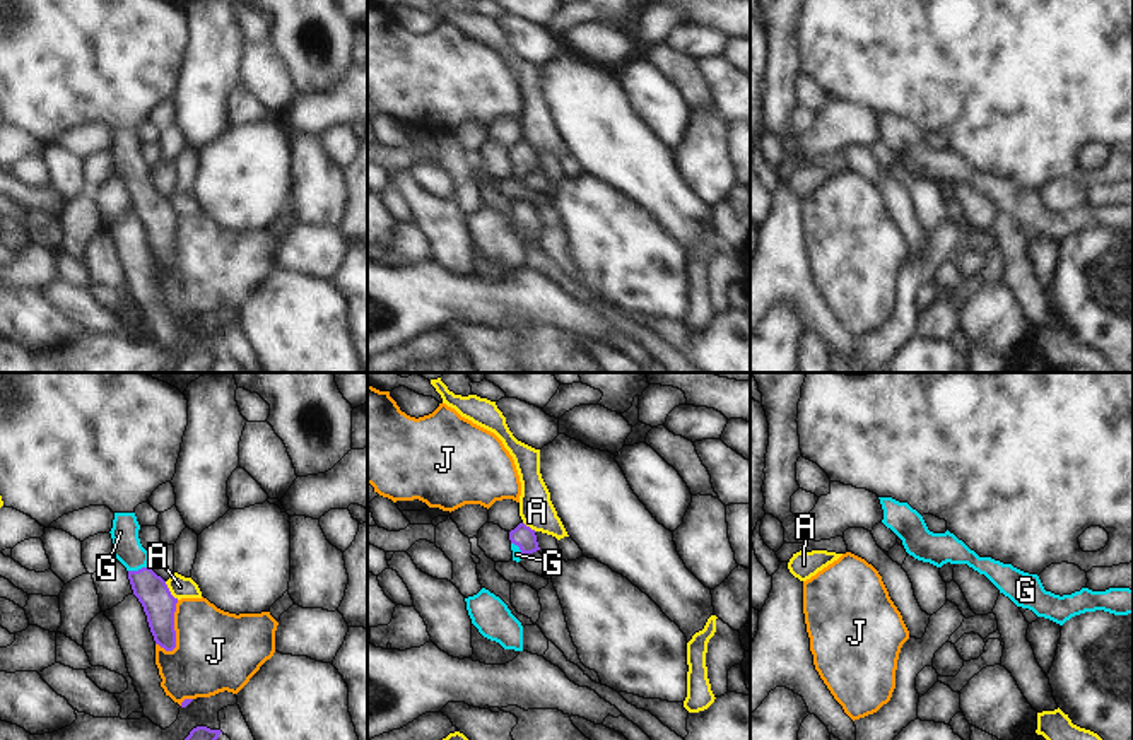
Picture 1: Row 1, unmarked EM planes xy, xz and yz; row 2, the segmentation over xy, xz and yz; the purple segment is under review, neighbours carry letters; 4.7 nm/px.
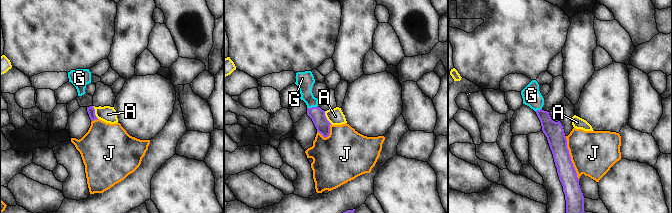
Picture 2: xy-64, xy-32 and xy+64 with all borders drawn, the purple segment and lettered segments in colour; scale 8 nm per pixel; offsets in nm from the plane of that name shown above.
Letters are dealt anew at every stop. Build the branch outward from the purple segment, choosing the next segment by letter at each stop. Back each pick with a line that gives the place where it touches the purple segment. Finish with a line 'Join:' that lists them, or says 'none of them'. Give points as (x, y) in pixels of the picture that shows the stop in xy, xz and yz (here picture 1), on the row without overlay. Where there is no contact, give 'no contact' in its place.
G: contact xy (139, 187)
Join: G

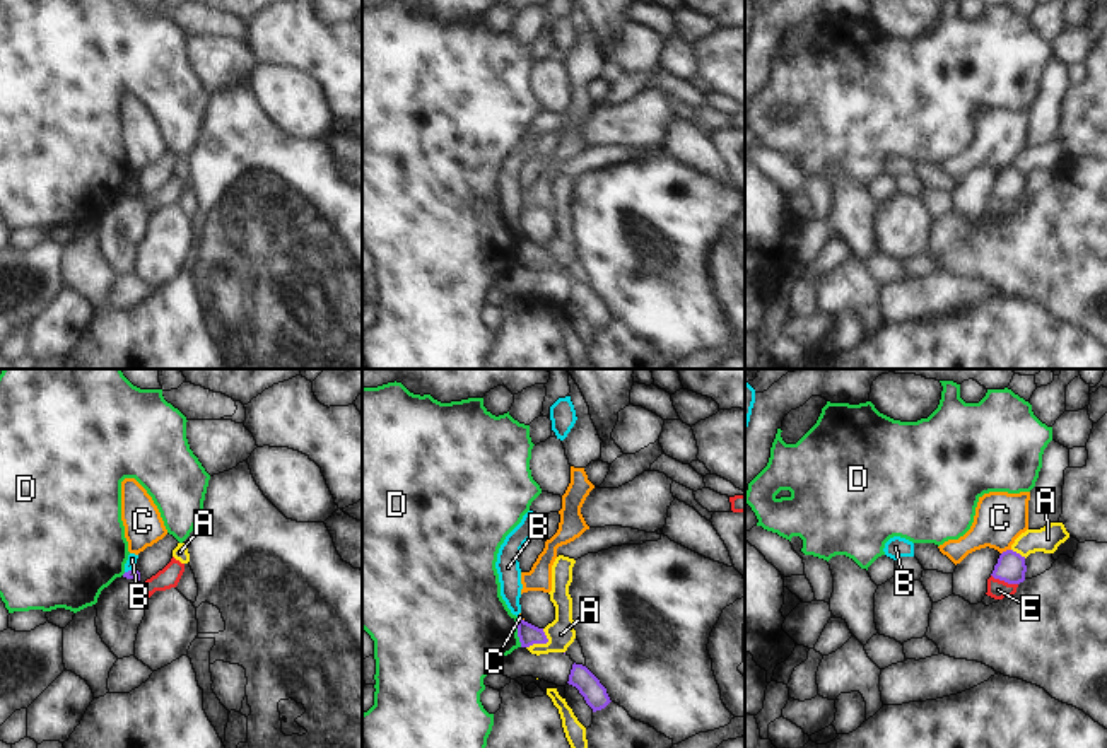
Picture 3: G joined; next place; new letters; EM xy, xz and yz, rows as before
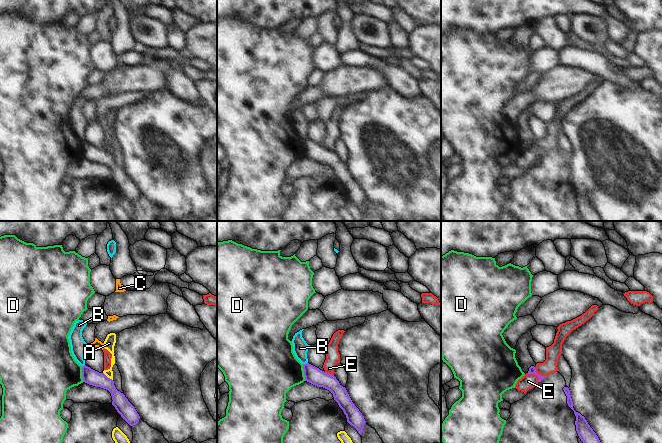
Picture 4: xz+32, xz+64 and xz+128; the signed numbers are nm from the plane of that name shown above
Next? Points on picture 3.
Join: none of them

